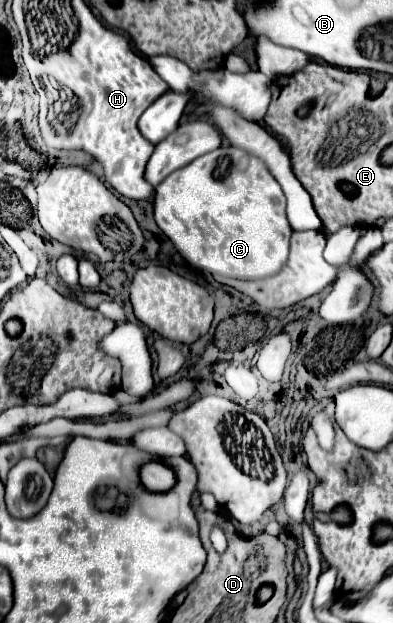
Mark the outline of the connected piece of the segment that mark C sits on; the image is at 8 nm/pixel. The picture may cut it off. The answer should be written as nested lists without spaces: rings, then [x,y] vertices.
[[[221,146],[209,154],[203,154],[199,156],[199,160],[193,160],[191,164],[187,164],[185,168],[181,170],[175,170],[171,176],[167,176],[167,180],[163,180],[157,188],[155,188],[155,197],[153,199],[154,219],[157,222],[157,226],[163,230],[163,234],[173,242],[175,250],[197,270],[203,270],[203,272],[211,272],[213,276],[219,274],[219,276],[229,276],[229,278],[239,278],[239,280],[259,280],[259,278],[267,278],[267,276],[273,276],[275,272],[279,272],[283,268],[283,264],[287,262],[287,254],[289,254],[289,238],[291,238],[291,226],[287,222],[287,216],[285,216],[285,196],[283,196],[283,190],[279,188],[279,184],[273,180],[271,172],[267,170],[267,166],[247,154],[245,150],[239,150],[239,148],[231,148],[231,146]]]

